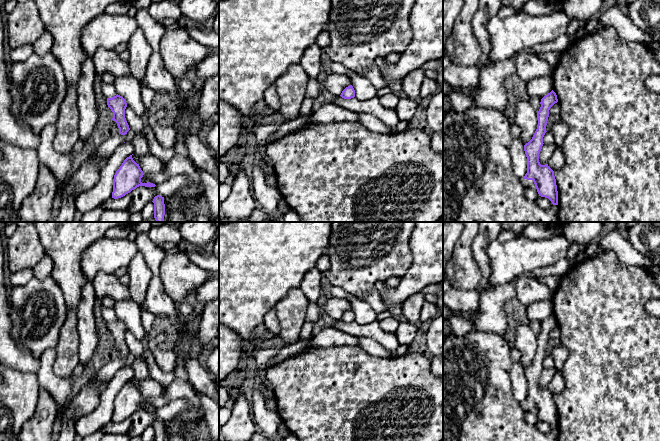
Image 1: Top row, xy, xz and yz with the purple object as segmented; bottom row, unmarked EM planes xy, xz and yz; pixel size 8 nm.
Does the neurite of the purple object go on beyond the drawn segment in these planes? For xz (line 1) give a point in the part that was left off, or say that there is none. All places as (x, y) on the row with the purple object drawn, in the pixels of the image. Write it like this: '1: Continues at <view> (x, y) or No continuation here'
1: No continuation here

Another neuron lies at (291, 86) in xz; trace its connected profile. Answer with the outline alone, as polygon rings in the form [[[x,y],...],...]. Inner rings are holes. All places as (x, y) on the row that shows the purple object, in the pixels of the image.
[[[300,64],[291,65],[276,80],[275,87],[280,101],[278,112],[285,121],[291,121],[299,116],[309,80],[310,77]]]

